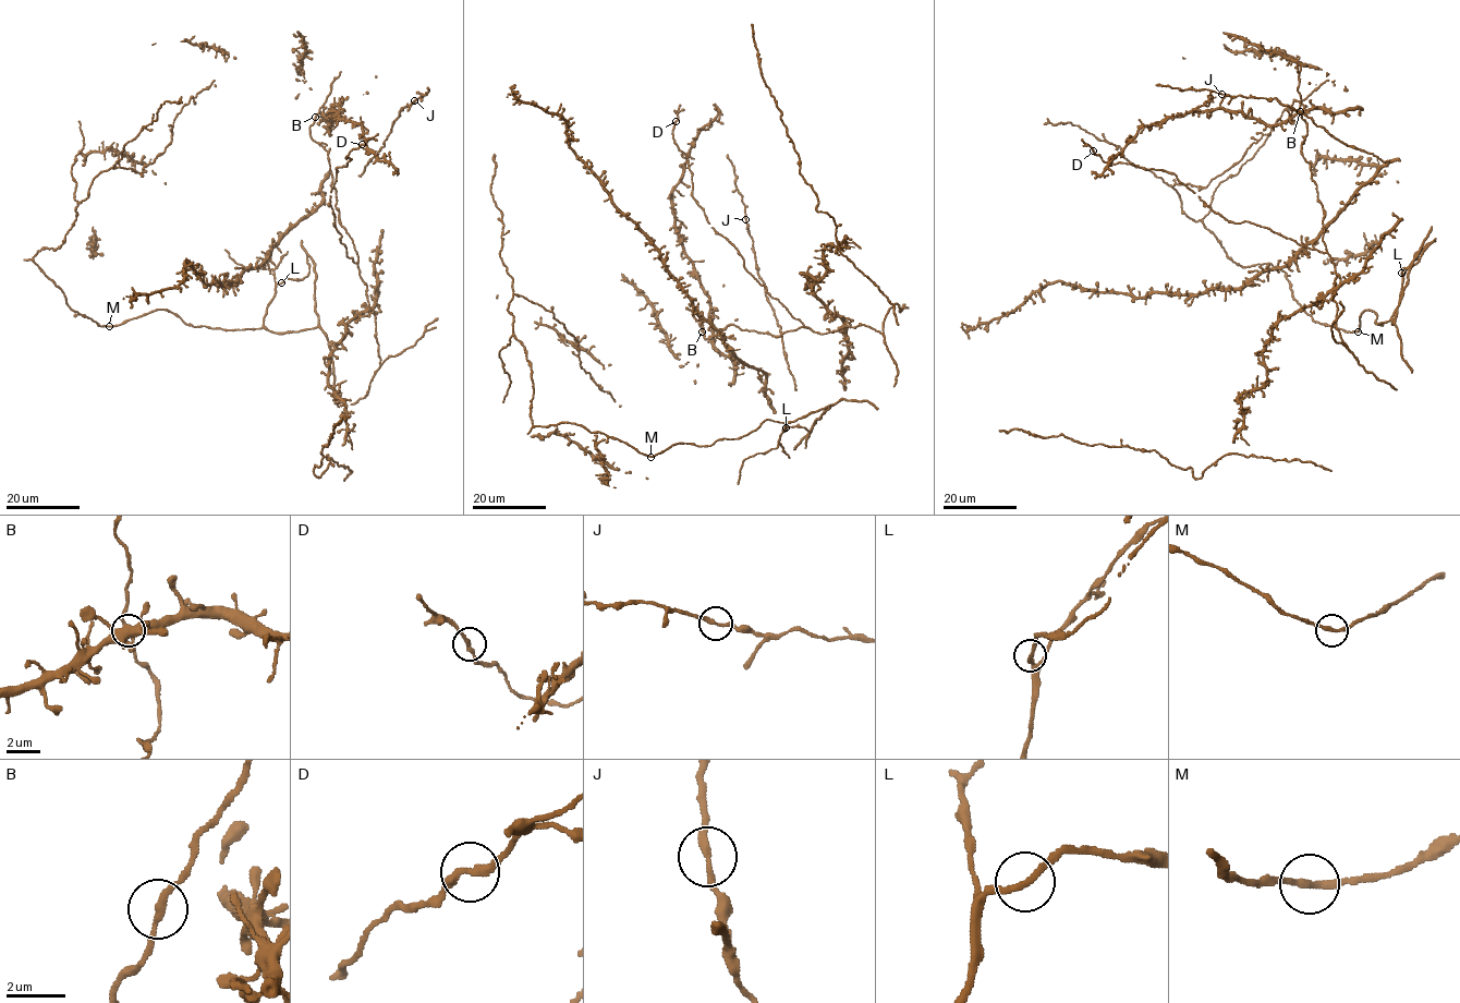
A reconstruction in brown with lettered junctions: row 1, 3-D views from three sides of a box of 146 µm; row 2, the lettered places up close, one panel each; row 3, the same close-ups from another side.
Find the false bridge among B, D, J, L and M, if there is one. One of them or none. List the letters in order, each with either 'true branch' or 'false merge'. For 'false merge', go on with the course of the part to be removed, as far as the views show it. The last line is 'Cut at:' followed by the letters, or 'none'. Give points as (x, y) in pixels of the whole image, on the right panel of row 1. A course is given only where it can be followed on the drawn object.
B: true branch
D: true branch
J: true branch
L: true branch
M: true branch
Cut at: none

